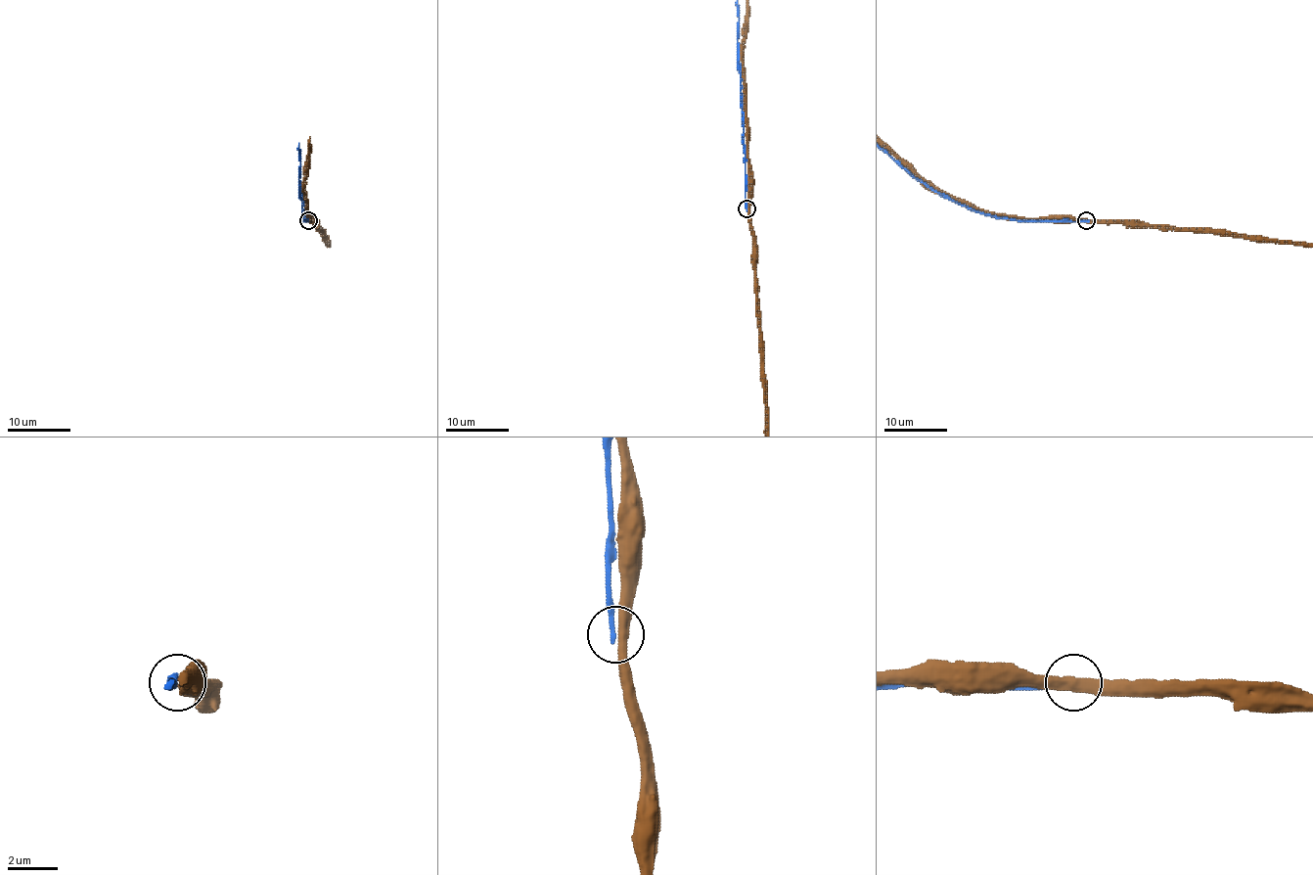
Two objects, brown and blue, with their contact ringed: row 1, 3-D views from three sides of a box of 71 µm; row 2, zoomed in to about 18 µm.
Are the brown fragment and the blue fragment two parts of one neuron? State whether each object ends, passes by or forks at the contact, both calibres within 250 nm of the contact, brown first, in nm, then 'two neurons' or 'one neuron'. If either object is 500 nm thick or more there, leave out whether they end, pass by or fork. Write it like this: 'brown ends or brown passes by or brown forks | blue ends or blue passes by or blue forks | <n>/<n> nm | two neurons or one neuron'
brown passes by | blue ends | 440/200 nm | two neurons

